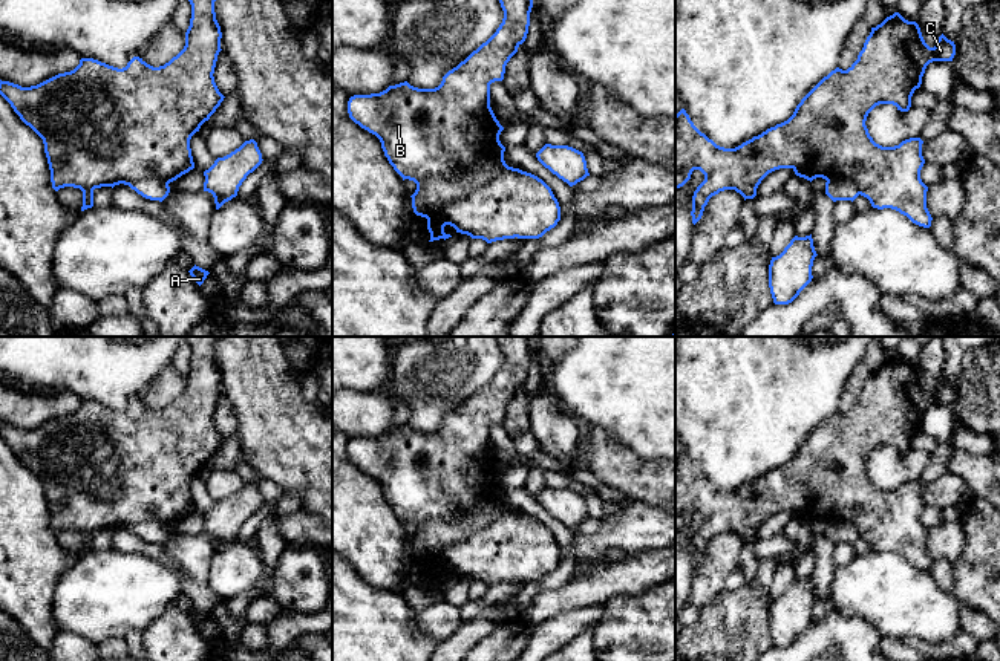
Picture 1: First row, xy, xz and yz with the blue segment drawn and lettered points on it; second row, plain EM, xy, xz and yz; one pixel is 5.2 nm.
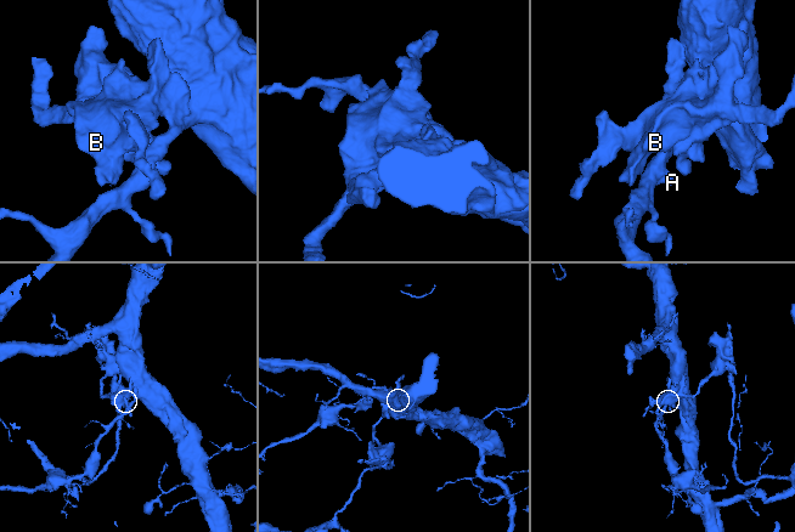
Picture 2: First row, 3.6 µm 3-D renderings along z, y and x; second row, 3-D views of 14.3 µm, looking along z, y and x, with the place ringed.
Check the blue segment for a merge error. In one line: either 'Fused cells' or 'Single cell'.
Fused cells

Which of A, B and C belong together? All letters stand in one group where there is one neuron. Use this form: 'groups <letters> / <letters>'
groups A / B C

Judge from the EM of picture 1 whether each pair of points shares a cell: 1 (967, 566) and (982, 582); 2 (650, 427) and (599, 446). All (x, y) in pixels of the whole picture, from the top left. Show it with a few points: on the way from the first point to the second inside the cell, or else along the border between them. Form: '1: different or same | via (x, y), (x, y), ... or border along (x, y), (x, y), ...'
1: same | via (970, 569), (979, 579)
2: different | border along (584, 427), (605, 430), (617, 442), (645, 459)

